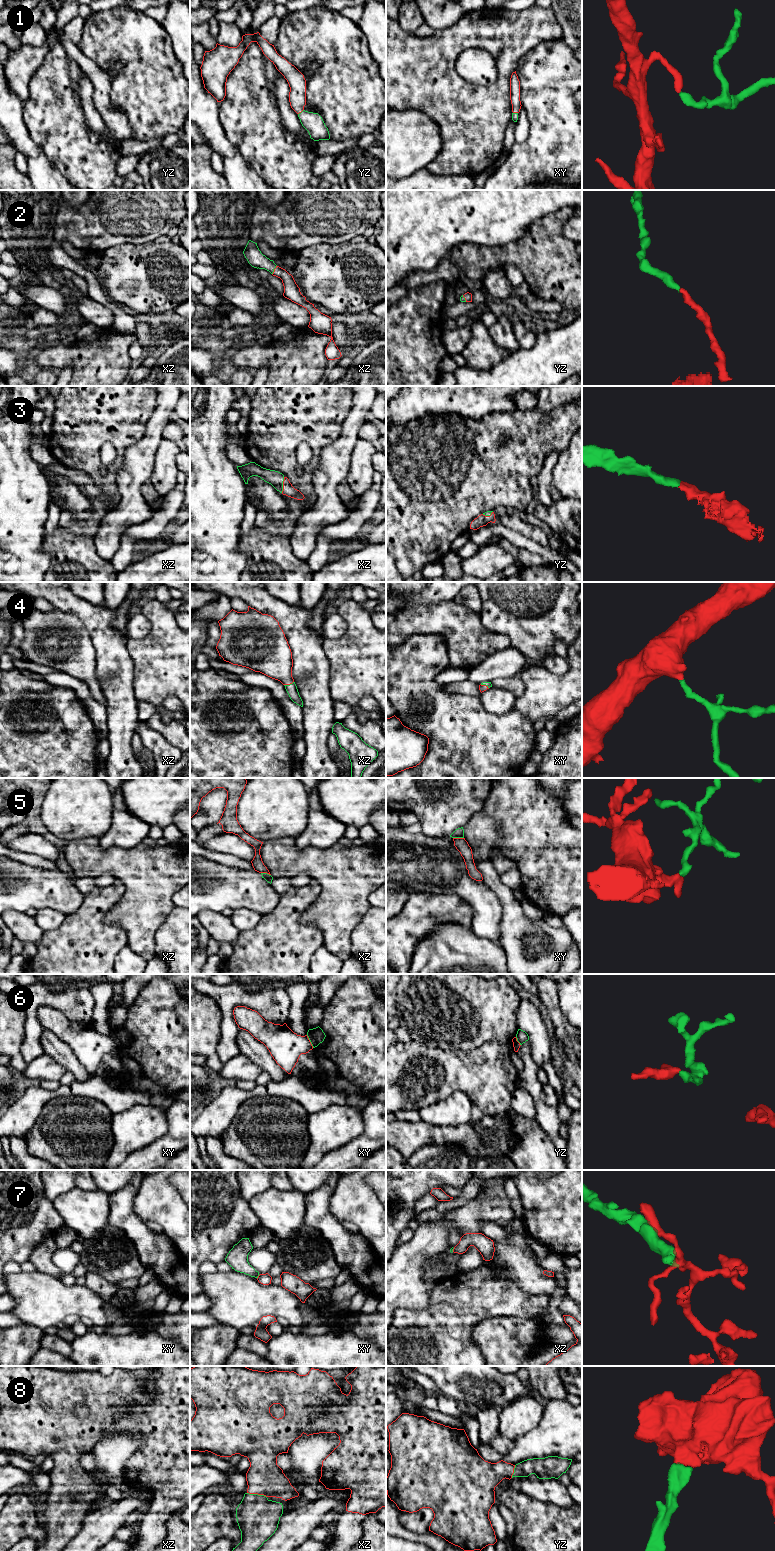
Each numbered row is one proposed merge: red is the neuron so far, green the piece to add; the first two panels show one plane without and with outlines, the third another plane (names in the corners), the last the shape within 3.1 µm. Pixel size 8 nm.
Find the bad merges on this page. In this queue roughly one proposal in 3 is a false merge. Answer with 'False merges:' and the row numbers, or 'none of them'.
False merges: 5, 6, 7

